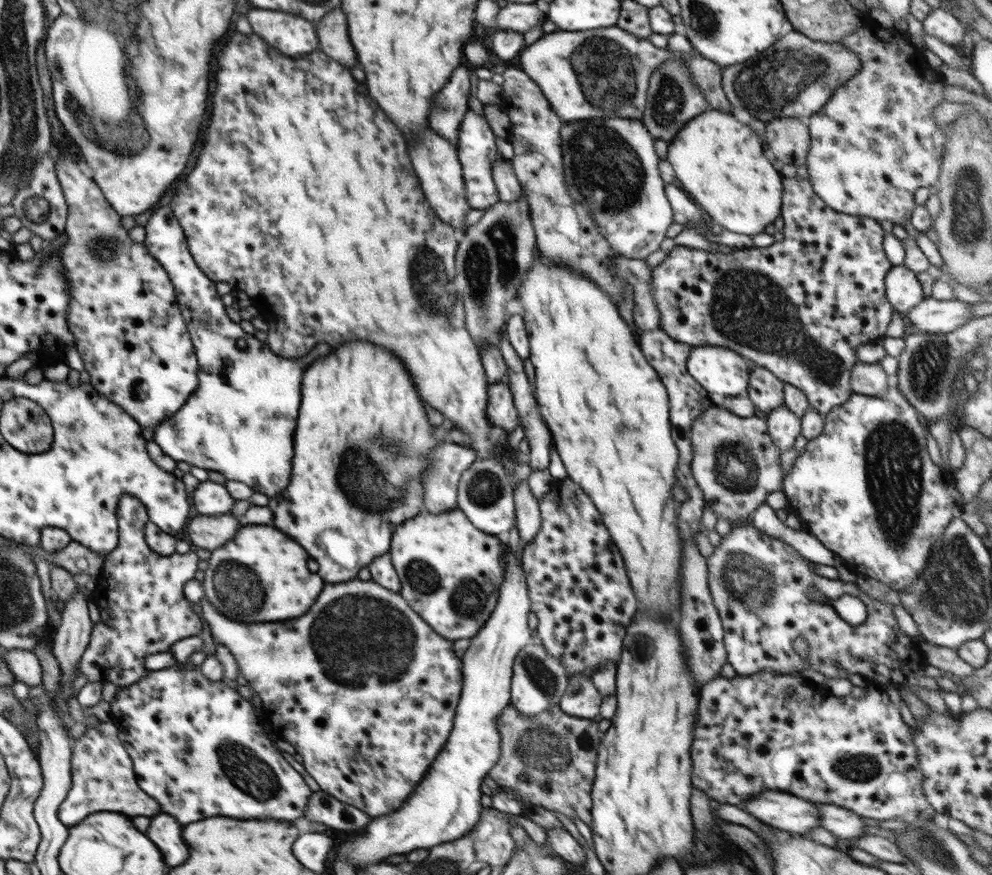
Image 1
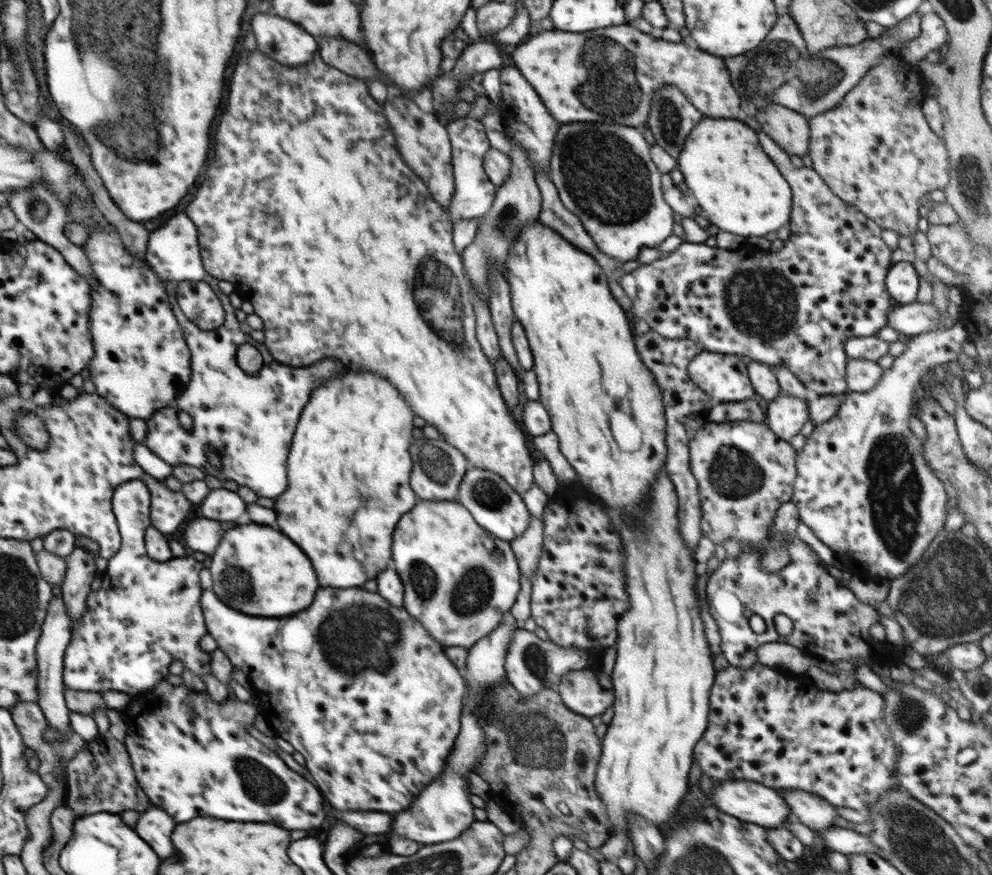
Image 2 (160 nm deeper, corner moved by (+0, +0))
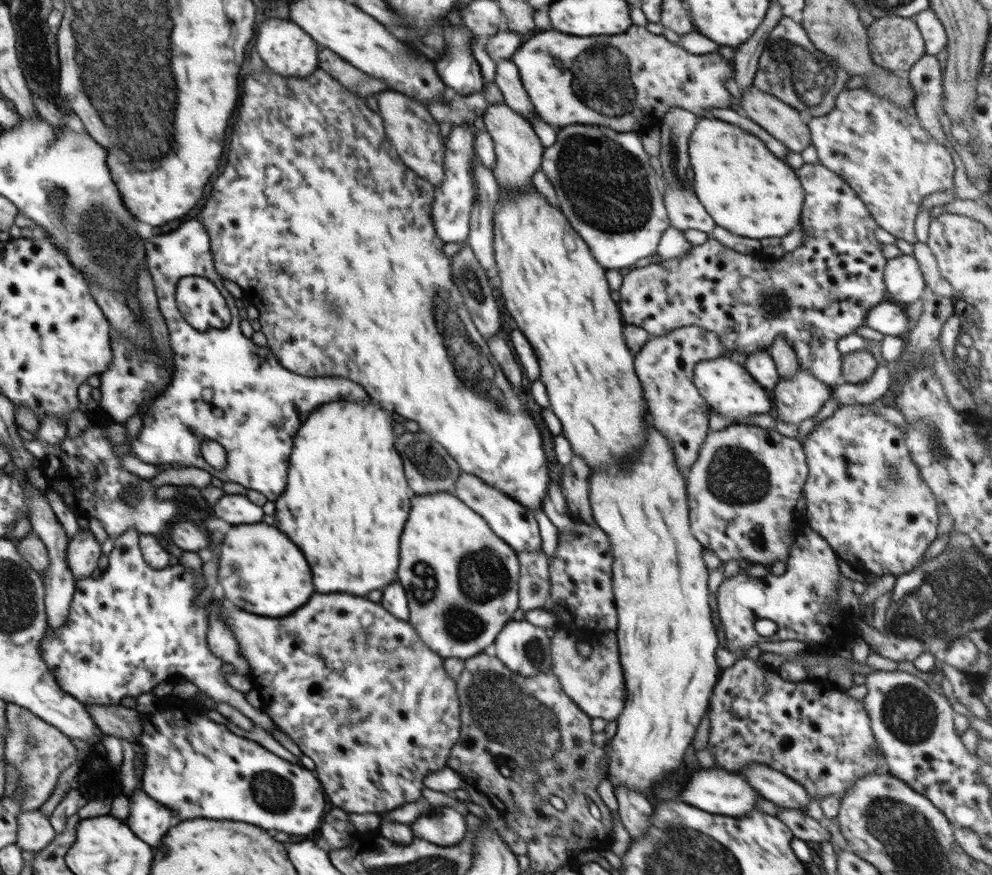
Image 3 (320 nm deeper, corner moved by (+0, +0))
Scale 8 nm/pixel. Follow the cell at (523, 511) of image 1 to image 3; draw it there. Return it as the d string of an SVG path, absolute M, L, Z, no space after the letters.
M544 551L518 552L519 608L523 611L542 609L550 595L549 560Z

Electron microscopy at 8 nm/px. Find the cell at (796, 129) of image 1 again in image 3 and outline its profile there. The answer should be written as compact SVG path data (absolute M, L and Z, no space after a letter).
M750 86L737 103L749 120L756 122L766 133L779 140L786 149L802 153L811 145L809 126L799 112L787 103Z

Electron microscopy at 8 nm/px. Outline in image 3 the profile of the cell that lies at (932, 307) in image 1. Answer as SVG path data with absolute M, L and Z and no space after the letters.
M881 302L867 312L865 325L880 334L900 336L910 330L905 311L905 307L897 302Z

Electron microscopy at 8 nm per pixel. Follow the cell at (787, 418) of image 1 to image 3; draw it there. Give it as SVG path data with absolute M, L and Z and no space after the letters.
M802 368L791 379L780 378L773 389L774 417L797 425L818 414L833 393L833 387L825 385Z

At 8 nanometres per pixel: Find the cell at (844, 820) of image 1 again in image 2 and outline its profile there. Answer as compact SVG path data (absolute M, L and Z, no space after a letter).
M801 790L778 791L784 797L796 821L802 822L816 832L836 827L834 820L839 815L836 806L825 801L821 796Z

